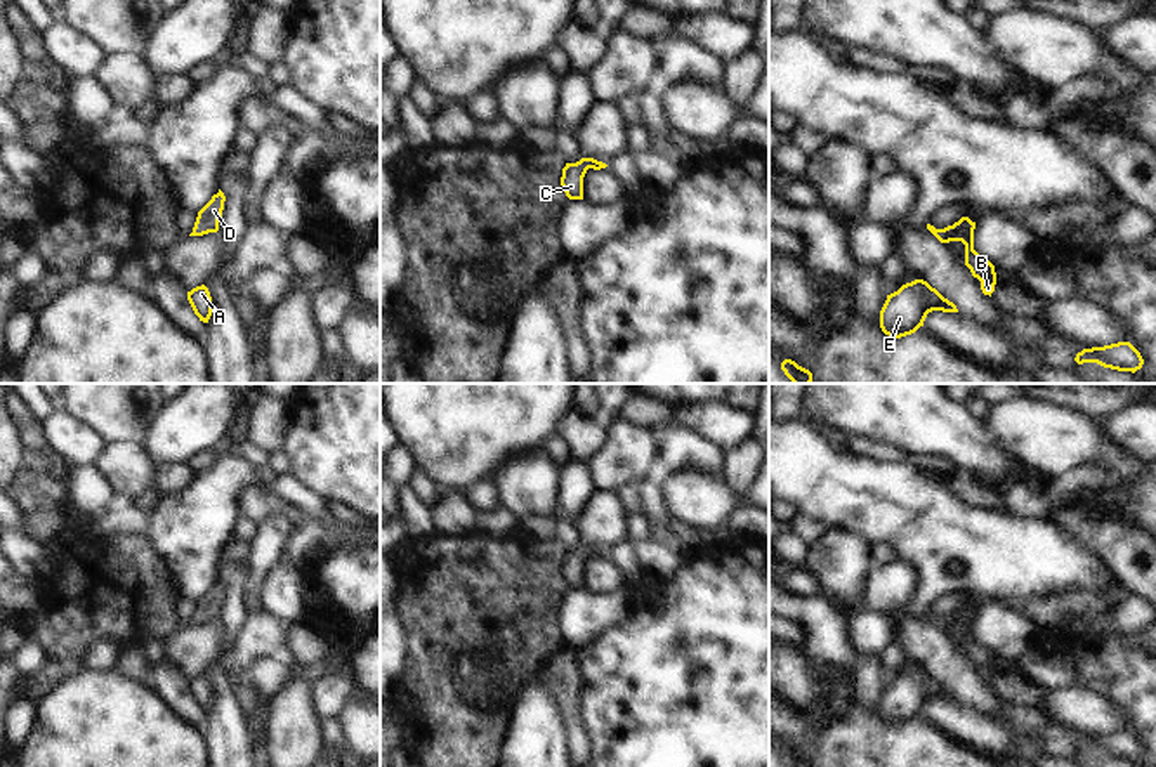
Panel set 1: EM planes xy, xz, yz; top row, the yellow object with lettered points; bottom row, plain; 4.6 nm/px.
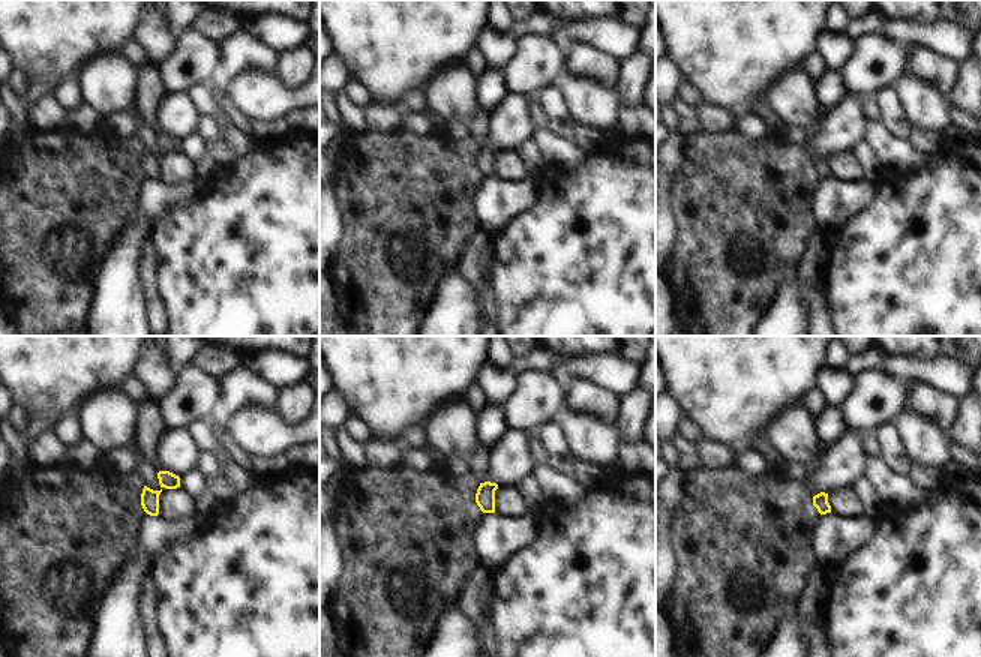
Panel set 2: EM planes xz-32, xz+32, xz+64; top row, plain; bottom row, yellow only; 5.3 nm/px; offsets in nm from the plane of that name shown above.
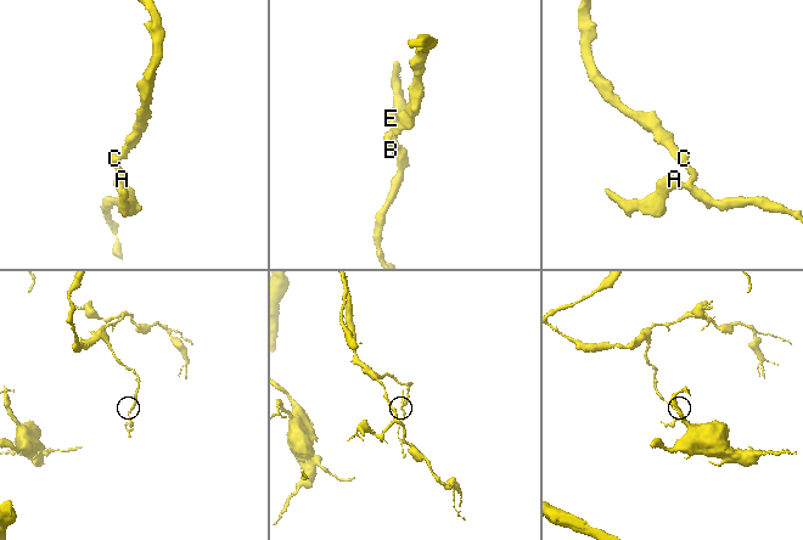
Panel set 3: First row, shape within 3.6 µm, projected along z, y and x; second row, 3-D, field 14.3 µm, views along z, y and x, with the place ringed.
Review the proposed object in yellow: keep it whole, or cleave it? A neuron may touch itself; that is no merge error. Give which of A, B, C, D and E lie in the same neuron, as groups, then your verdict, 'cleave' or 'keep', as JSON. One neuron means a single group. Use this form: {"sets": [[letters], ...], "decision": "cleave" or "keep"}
{"sets": [["A", "B", "C", "D", "E"]], "decision": "keep"}

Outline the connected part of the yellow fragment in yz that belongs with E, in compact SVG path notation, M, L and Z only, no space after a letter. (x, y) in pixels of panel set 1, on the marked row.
M915 279L887 295L880 311L880 328L885 335L901 338L923 326L927 314L932 311L958 312L956 305L927 281Z

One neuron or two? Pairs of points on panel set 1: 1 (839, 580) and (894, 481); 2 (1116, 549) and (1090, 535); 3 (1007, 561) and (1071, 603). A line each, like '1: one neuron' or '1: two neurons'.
1: two neurons
2: one neuron
3: two neurons

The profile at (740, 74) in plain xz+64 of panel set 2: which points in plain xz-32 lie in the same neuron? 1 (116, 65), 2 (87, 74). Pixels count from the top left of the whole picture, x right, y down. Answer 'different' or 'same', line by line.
1: different
2: different

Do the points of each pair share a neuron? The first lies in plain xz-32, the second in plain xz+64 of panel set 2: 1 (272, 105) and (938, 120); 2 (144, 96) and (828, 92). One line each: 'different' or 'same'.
1: same
2: same

